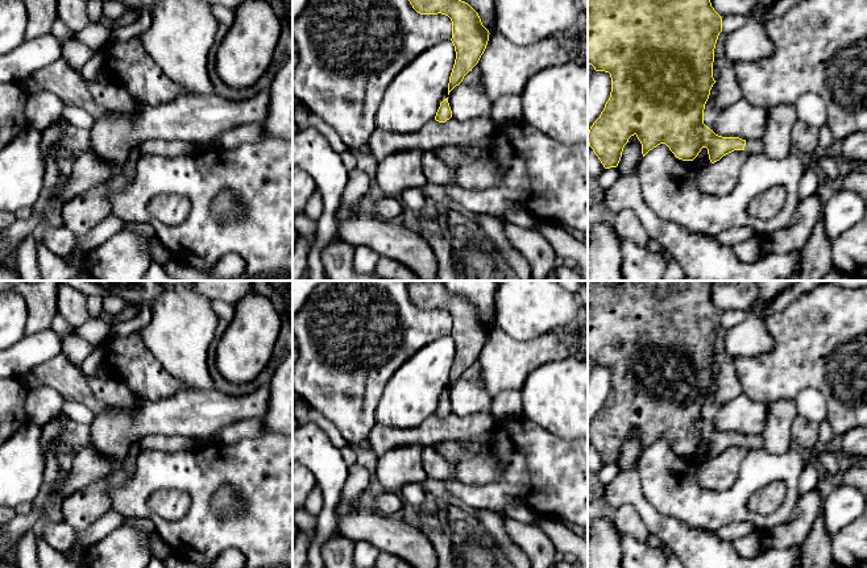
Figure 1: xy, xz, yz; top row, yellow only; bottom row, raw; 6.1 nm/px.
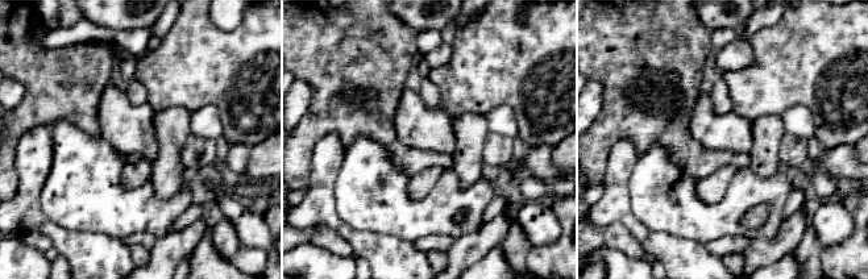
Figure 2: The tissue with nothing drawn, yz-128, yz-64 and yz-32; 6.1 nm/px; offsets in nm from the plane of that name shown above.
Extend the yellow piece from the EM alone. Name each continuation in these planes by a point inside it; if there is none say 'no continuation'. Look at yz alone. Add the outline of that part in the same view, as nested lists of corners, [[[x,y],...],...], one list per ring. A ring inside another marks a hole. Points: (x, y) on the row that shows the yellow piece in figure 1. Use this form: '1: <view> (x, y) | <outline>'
1: yz (753, 146) | [[[746,140],[744,152],[748,156],[763,154],[764,144],[762,140]]]

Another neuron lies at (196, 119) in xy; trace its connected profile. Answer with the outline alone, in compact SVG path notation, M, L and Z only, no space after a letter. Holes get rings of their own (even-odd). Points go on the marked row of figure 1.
M265 90L240 101L228 100L216 94L182 94L158 105L137 101L137 111L133 115L109 111L95 120L90 130L90 146L100 159L124 163L130 150L148 140L179 140L192 145L212 145L220 134L232 128L252 123L262 124L267 116L269 100L269 90Z

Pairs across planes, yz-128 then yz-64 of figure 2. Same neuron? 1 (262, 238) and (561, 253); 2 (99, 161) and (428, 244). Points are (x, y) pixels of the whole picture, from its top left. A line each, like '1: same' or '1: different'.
1: different
2: different

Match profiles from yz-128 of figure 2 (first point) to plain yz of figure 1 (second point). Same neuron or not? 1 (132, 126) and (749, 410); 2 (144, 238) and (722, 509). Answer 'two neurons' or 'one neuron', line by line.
1: one neuron
2: two neurons

